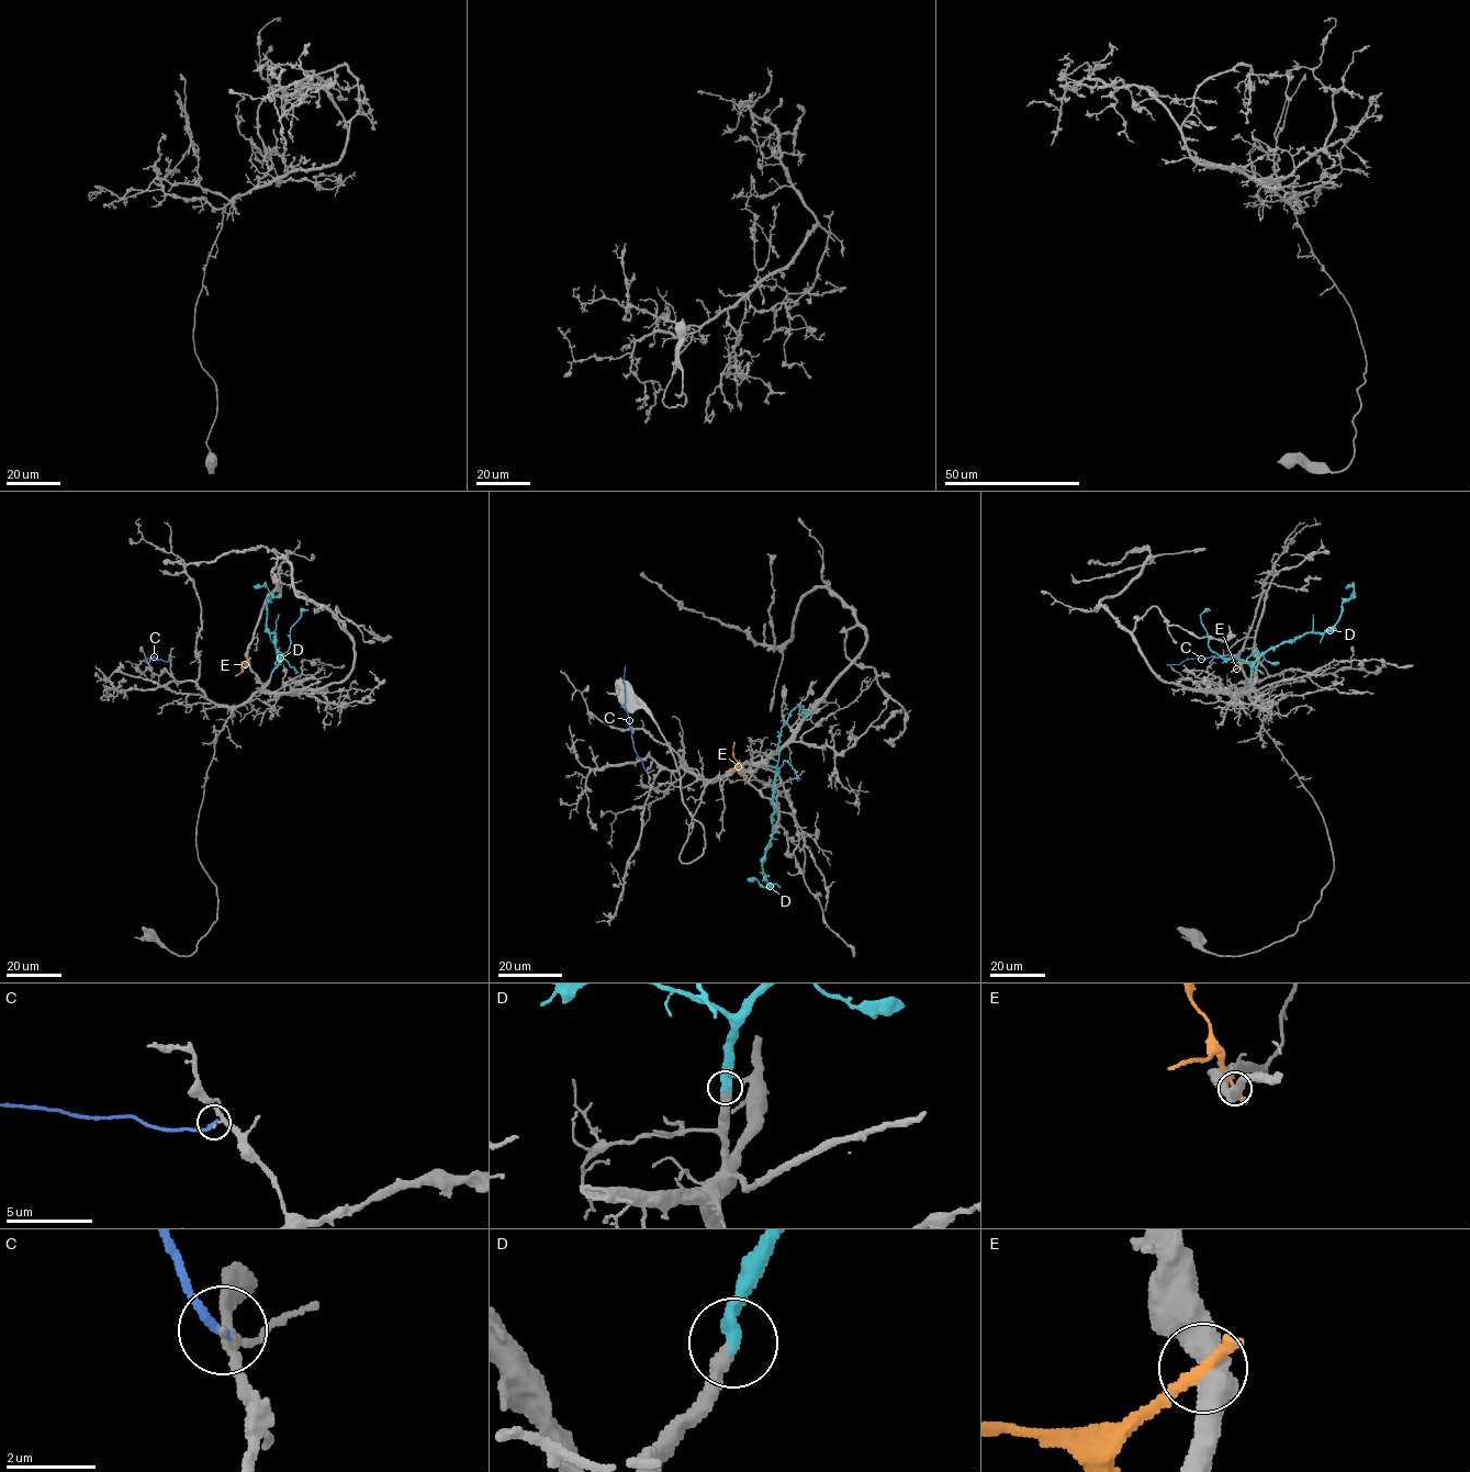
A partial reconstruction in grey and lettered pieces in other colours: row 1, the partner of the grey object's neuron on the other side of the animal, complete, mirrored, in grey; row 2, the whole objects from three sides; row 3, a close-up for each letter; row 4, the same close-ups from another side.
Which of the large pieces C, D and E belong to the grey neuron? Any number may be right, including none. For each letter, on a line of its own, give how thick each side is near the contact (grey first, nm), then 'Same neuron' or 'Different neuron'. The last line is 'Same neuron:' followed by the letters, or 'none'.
C: Thickness 180 nm (grey) against 200 nm. Different neuron
D: Thickness 400 nm (grey) against 440 nm. Same neuron
E: Thickness 550 nm (grey) against 300 nm. Different neuron
Same neuron: D

